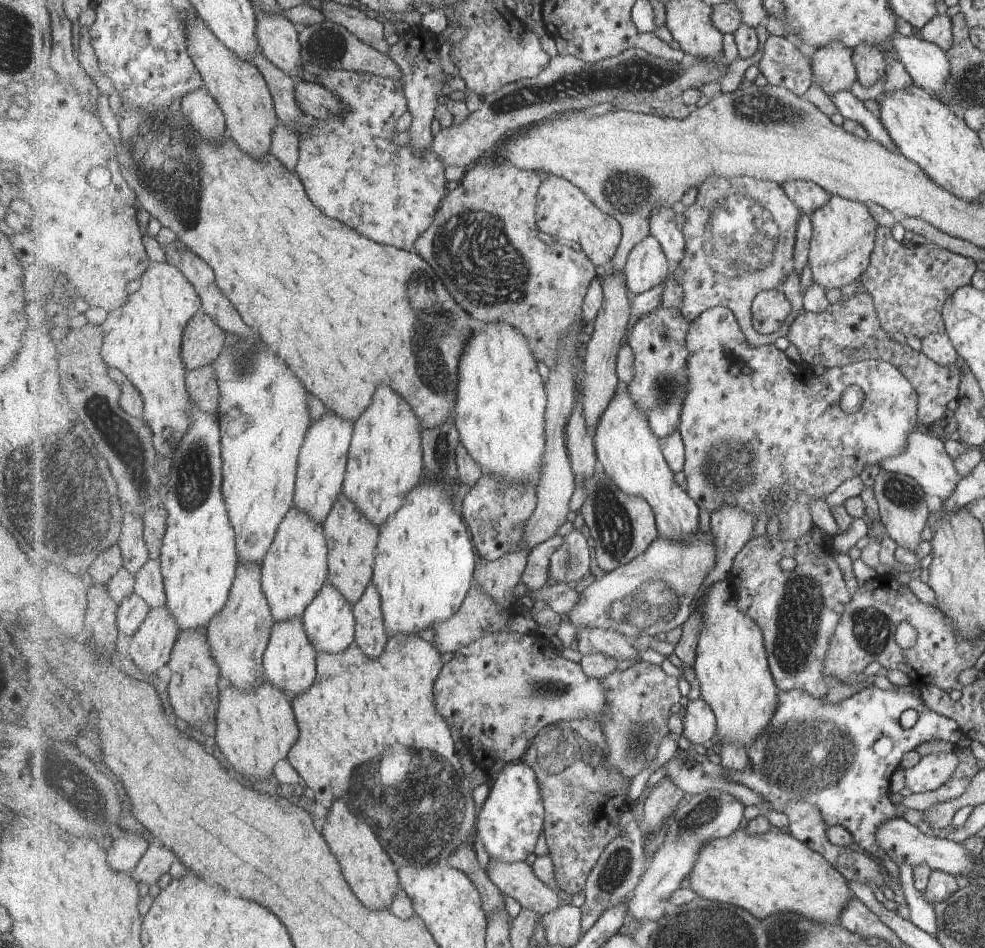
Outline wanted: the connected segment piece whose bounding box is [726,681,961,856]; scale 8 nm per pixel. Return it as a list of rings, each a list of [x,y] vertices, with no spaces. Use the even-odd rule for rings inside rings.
[[[911,681],[902,687],[892,686],[886,690],[874,686],[836,704],[824,703],[825,696],[821,699],[811,698],[799,689],[781,691],[779,707],[771,724],[747,750],[750,765],[740,771],[728,770],[726,774],[731,781],[761,793],[764,800],[780,813],[794,803],[811,803],[822,812],[827,826],[843,826],[849,830],[854,842],[870,856],[883,856],[884,850],[877,844],[877,827],[889,819],[901,816],[903,809],[900,804],[893,803],[893,796],[889,796],[893,772],[901,768],[901,760],[909,756],[909,750],[921,748],[921,744],[934,739],[945,740],[955,746],[961,734],[956,721],[934,713],[925,704],[920,693],[913,692],[914,688],[919,690],[921,685]],[[907,708],[914,709],[918,713],[918,719],[913,727],[902,729],[899,714]]]

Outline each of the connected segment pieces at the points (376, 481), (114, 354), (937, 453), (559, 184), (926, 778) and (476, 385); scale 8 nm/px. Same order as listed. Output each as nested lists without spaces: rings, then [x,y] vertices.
[[[391,386],[377,388],[365,416],[354,421],[342,492],[379,528],[404,506],[408,494],[425,479],[424,434],[417,413]]]
[[[152,263],[139,278],[138,291],[128,296],[128,301],[121,308],[111,308],[106,314],[103,324],[103,343],[101,356],[109,367],[117,368],[131,381],[137,390],[144,396],[143,419],[152,432],[154,447],[165,456],[171,456],[180,440],[188,431],[192,423],[190,408],[192,407],[191,394],[185,386],[185,374],[189,372],[182,359],[184,332],[189,321],[201,308],[201,296],[197,294],[195,286],[187,280],[187,276],[172,263]]]
[[[920,427],[909,434],[908,446],[905,448],[905,452],[901,451],[900,455],[885,459],[878,466],[886,471],[910,476],[913,480],[916,480],[921,488],[924,488],[926,493],[938,496],[943,501],[946,501],[951,492],[955,490],[959,479],[953,464],[953,458],[945,452],[943,441],[928,435]]]
[[[550,175],[548,179],[542,181],[540,191],[538,192],[538,213],[537,222],[542,232],[547,233],[555,240],[569,245],[571,242],[580,244],[581,250],[587,253],[587,256],[597,265],[607,264],[615,252],[620,247],[622,239],[622,226],[621,223],[608,212],[601,210],[593,201],[569,179]]]
[[[955,750],[920,756],[915,766],[904,770],[904,786],[914,793],[935,790],[951,778],[957,763]]]
[[[501,321],[484,323],[481,328],[473,330],[467,348],[463,350],[454,424],[459,429],[460,442],[468,448],[483,472],[508,481],[528,482],[537,488],[547,446],[547,384],[539,374],[539,360],[529,339],[518,328]]]

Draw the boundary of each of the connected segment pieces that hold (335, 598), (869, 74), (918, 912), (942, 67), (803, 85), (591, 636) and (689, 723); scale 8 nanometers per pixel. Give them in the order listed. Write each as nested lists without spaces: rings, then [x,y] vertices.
[[[329,580],[324,584],[320,594],[307,607],[302,619],[317,654],[337,655],[339,652],[347,650],[356,640],[354,605]]]
[[[861,43],[854,48],[853,58],[858,70],[858,80],[862,86],[875,84],[884,74],[885,60],[883,54],[877,50],[877,45]]]
[[[900,864],[899,866],[899,881],[900,886],[908,904],[908,914],[910,921],[917,928],[923,929],[926,932],[935,931],[933,916],[933,908],[929,907],[927,901],[924,902],[919,891],[915,890],[913,884],[913,868],[908,864]]]
[[[895,32],[889,37],[892,37],[892,49],[905,67],[912,84],[931,94],[941,93],[951,75],[945,52],[936,44],[913,35],[903,36]]]
[[[770,35],[758,64],[771,85],[785,87],[803,96],[811,88],[812,59],[807,58],[788,37]]]
[[[582,628],[576,639],[577,650],[583,657],[601,652],[614,656],[621,662],[634,660],[634,664],[637,664],[641,661],[633,641],[627,634],[617,632],[617,629]]]
[[[703,698],[687,704],[684,719],[684,736],[692,744],[714,741],[718,732],[718,720],[711,705]]]

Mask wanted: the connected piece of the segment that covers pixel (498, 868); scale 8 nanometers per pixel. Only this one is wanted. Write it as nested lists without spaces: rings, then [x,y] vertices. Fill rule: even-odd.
[[[493,857],[490,860],[489,871],[491,880],[500,888],[507,896],[514,898],[522,909],[533,909],[542,915],[555,910],[561,903],[561,898],[556,892],[551,890],[549,886],[541,882],[535,876],[534,868],[524,861],[507,862]]]

